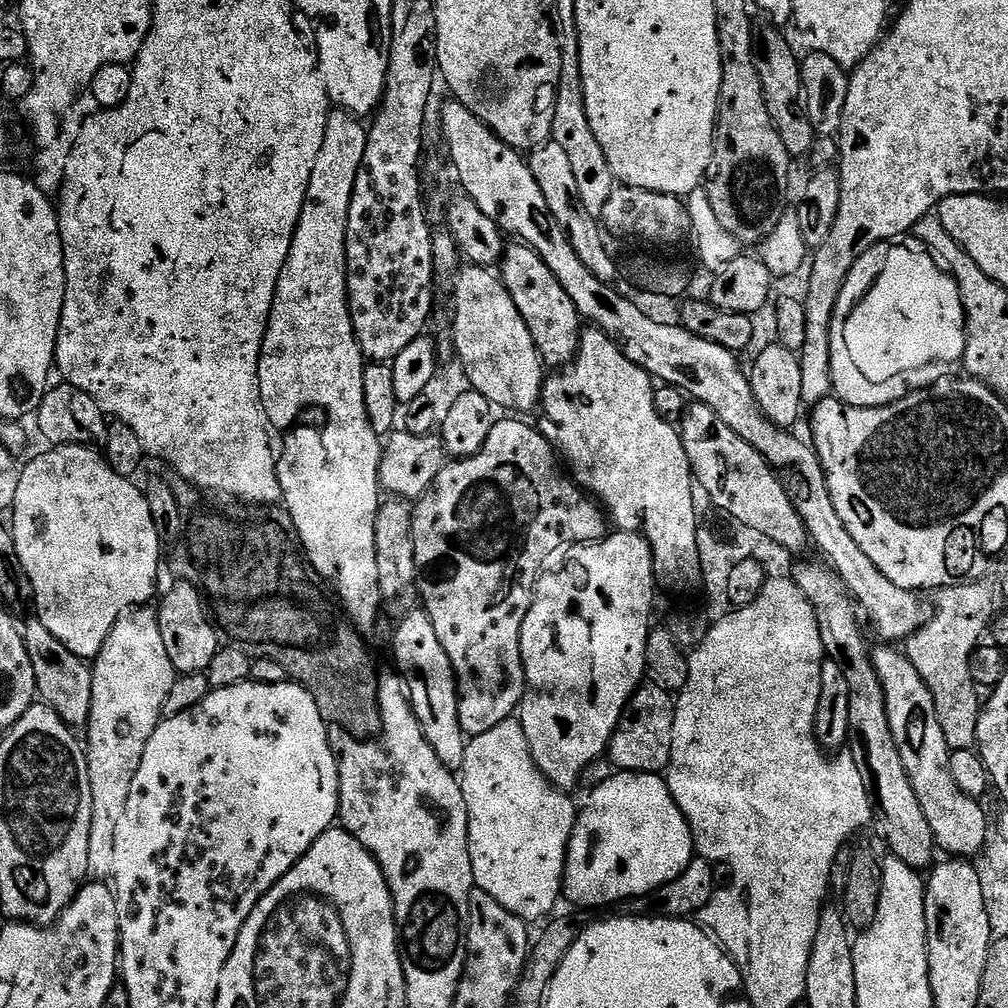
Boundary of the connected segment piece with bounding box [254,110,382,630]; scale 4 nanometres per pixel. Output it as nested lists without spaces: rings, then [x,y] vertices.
[[[343,110],[329,111],[322,150],[318,150],[318,162],[314,162],[314,174],[310,174],[310,186],[306,190],[306,202],[302,206],[302,214],[296,227],[294,242],[290,246],[290,254],[282,266],[282,274],[278,280],[276,293],[272,296],[272,300],[268,300],[268,313],[264,315],[264,329],[260,332],[260,352],[255,354],[258,374],[254,377],[258,410],[264,419],[263,436],[264,440],[267,440],[267,459],[276,467],[282,504],[292,516],[303,555],[306,557],[311,571],[321,581],[329,580],[336,587],[336,592],[340,595],[341,600],[339,603],[342,605],[347,619],[361,630],[367,630],[375,622],[376,615],[381,615],[382,612],[380,591],[378,590],[376,547],[374,546],[374,522],[382,503],[382,489],[380,487],[382,440],[376,435],[374,426],[370,426],[370,418],[366,414],[366,397],[362,395],[362,374],[364,373],[366,357],[360,351],[356,341],[354,326],[348,309],[348,259],[346,258],[346,230],[350,218],[350,198],[354,194],[354,182],[358,178],[358,166],[362,166],[362,154],[366,150],[367,141],[368,128],[361,117],[353,116],[352,113]]]

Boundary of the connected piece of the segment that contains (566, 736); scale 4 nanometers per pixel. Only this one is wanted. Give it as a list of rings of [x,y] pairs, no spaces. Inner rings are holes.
[[[619,530],[605,535],[604,539],[591,544],[577,544],[567,549],[568,557],[561,568],[553,572],[545,571],[536,582],[536,590],[532,594],[532,605],[522,622],[520,635],[520,649],[524,663],[524,699],[520,701],[518,719],[522,730],[526,734],[526,742],[530,742],[530,754],[538,766],[538,770],[550,781],[555,788],[572,790],[575,784],[579,785],[585,768],[594,760],[599,760],[608,751],[608,743],[616,733],[616,725],[620,722],[620,714],[628,705],[633,692],[640,687],[646,676],[644,655],[646,642],[650,631],[648,619],[652,616],[652,588],[654,589],[654,573],[652,570],[652,551],[644,541],[643,536],[635,532],[622,532]]]

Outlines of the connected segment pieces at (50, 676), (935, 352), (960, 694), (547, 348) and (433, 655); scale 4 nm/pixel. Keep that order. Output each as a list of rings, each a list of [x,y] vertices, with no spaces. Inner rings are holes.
[[[35,618],[29,620],[28,625],[23,625],[22,635],[26,654],[30,658],[30,666],[34,666],[39,699],[52,708],[54,714],[58,714],[58,718],[62,718],[67,728],[87,729],[92,705],[91,667],[79,656],[66,650],[66,646],[62,646],[62,642],[58,642],[58,638],[54,638],[54,634],[50,634],[50,630],[46,630],[46,626],[42,626],[40,620]]]
[[[889,241],[875,244],[855,260],[831,316],[832,392],[843,404],[859,408],[892,404],[909,395],[908,382],[899,379],[903,372],[924,368],[935,360],[948,364],[963,357],[966,317],[959,286],[936,263],[931,252],[920,246],[907,248],[899,244],[891,246]]]
[[[961,582],[952,588],[945,588],[939,593],[940,596],[936,600],[936,613],[932,617],[925,619],[920,627],[908,637],[906,647],[908,647],[908,660],[900,652],[895,652],[895,647],[880,646],[884,648],[873,647],[870,655],[872,658],[872,665],[878,674],[878,678],[884,687],[884,706],[888,721],[890,722],[890,730],[894,734],[894,742],[898,746],[898,754],[902,754],[902,766],[906,766],[906,774],[910,778],[910,786],[914,788],[914,794],[918,798],[918,802],[922,806],[922,814],[926,814],[926,822],[930,822],[930,830],[936,839],[937,849],[942,853],[947,854],[952,858],[976,858],[980,856],[984,846],[984,840],[988,836],[990,829],[990,820],[984,817],[984,812],[981,801],[970,798],[966,794],[962,794],[962,790],[958,790],[958,786],[954,786],[954,778],[950,778],[950,766],[948,765],[948,757],[950,749],[955,750],[958,748],[975,749],[976,746],[976,731],[978,730],[978,718],[980,717],[980,709],[982,707],[982,696],[979,696],[978,685],[972,680],[971,676],[971,657],[972,653],[981,643],[982,638],[980,635],[985,635],[986,629],[989,627],[990,621],[993,619],[992,614],[992,592],[984,584],[972,584],[973,582]]]
[[[512,242],[504,249],[504,259],[498,272],[510,298],[514,298],[514,306],[518,306],[518,314],[522,314],[534,338],[541,361],[552,370],[560,370],[571,364],[576,359],[576,351],[580,349],[582,318],[574,302],[570,302],[570,294],[562,290],[562,282],[554,278],[550,266],[546,266],[546,262],[542,262],[540,255],[528,244]]]
[[[422,610],[407,612],[399,617],[396,637],[392,640],[392,652],[396,655],[399,675],[402,677],[408,699],[412,701],[412,709],[422,726],[422,734],[426,734],[426,742],[434,746],[434,754],[438,754],[438,762],[442,766],[459,770],[464,757],[466,737],[458,722],[458,698],[456,697],[456,675],[450,666],[450,658],[446,650],[442,650],[442,642],[438,642],[438,634],[434,634],[434,622]]]

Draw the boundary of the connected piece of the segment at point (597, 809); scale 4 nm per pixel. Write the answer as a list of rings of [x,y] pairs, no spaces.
[[[620,770],[606,782],[599,784],[597,788],[591,789],[587,795],[588,801],[582,804],[582,807],[577,811],[576,825],[572,830],[572,837],[568,843],[568,857],[564,863],[564,886],[562,892],[566,900],[568,896],[570,903],[577,904],[580,908],[604,908],[607,904],[618,903],[619,900],[628,902],[633,898],[647,896],[655,888],[661,888],[666,882],[674,882],[674,878],[678,878],[678,874],[682,874],[682,870],[686,870],[688,863],[694,859],[692,831],[678,806],[678,802],[674,802],[674,798],[668,789],[668,781],[663,775],[654,772],[625,772]]]

